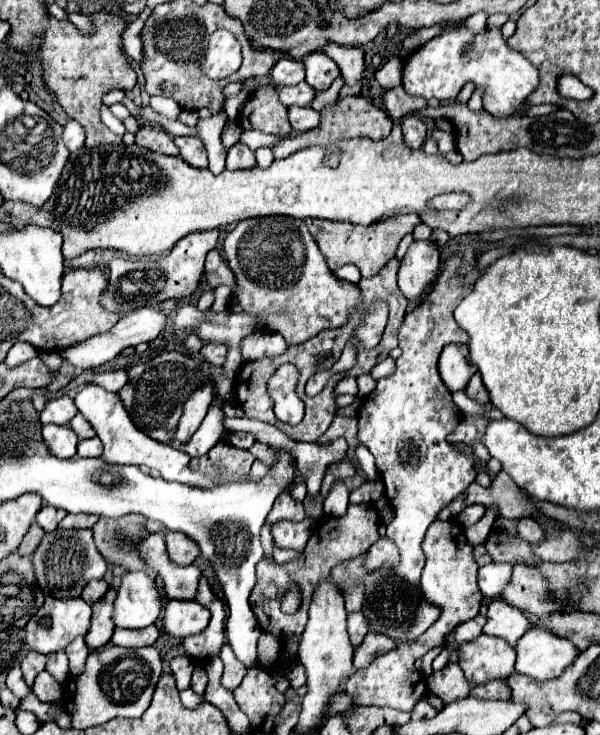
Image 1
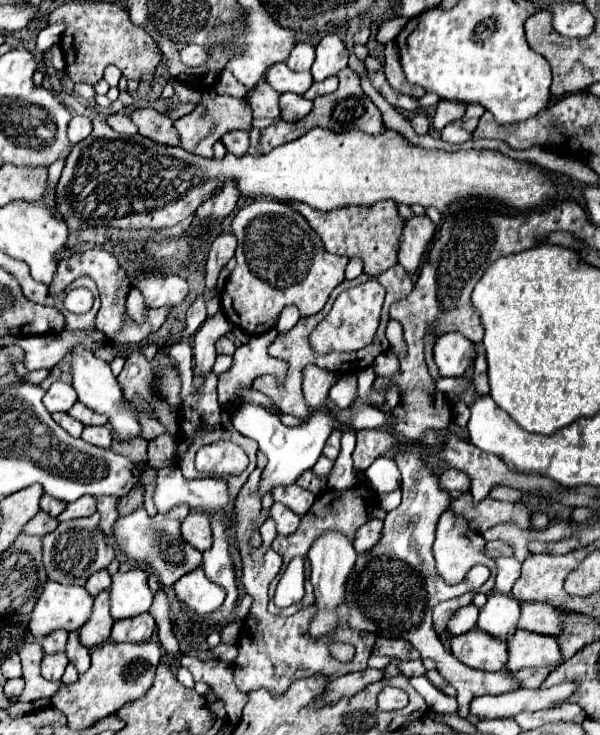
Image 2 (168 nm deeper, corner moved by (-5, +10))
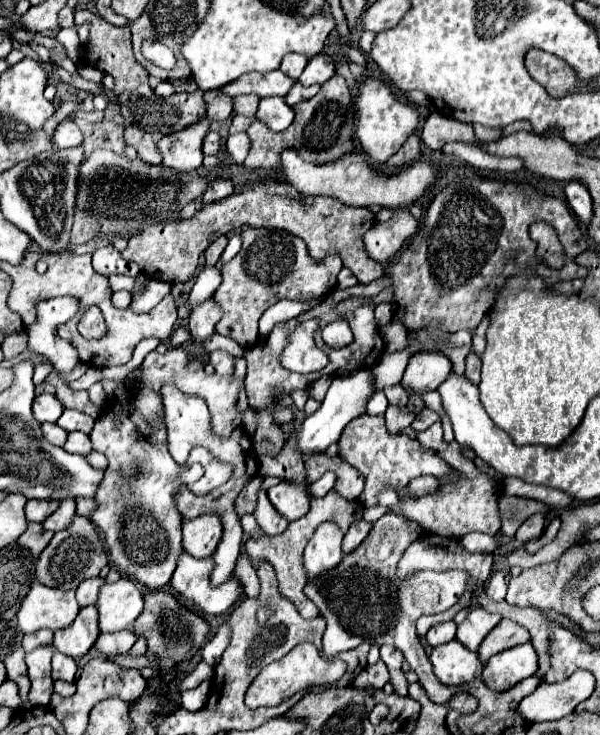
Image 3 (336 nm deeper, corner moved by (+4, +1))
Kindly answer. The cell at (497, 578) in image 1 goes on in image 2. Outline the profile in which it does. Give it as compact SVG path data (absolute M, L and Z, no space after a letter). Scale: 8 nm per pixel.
M496 558L496 584L498 592L510 596L514 582L520 576L520 562L516 558Z

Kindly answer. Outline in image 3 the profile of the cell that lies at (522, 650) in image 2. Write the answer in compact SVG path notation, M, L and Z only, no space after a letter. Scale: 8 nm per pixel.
M531 643L521 647L511 647L503 653L493 655L483 667L483 683L497 693L503 693L517 685L519 681L537 673L537 653Z

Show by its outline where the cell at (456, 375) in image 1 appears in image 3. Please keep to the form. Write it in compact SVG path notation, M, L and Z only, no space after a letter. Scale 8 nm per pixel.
M415 353L409 359L401 385L405 391L413 391L419 395L435 391L451 373L451 369L451 361L441 353Z

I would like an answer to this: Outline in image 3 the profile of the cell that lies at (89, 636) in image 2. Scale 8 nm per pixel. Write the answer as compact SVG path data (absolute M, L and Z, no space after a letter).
M87 605L87 607L83 607L79 611L77 619L69 627L55 631L53 647L57 651L61 651L63 655L79 659L93 647L97 637L99 637L97 607L95 605Z

